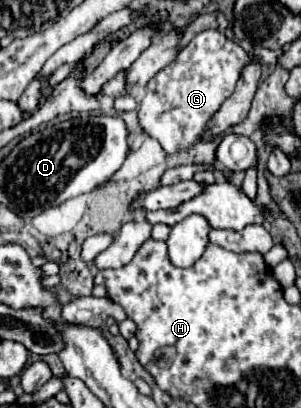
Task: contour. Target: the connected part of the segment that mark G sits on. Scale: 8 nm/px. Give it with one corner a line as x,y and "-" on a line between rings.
207,29
201,31
191,39
191,43
175,57
173,63
169,63
165,69
161,69
145,87
145,97
139,105
139,123
145,129
145,133
161,143
165,153
175,153
181,149
191,147
205,129
205,123
209,117
221,107
221,103
233,93
237,85
237,77
241,77
241,69
249,65
249,55
233,41
229,41
221,31

